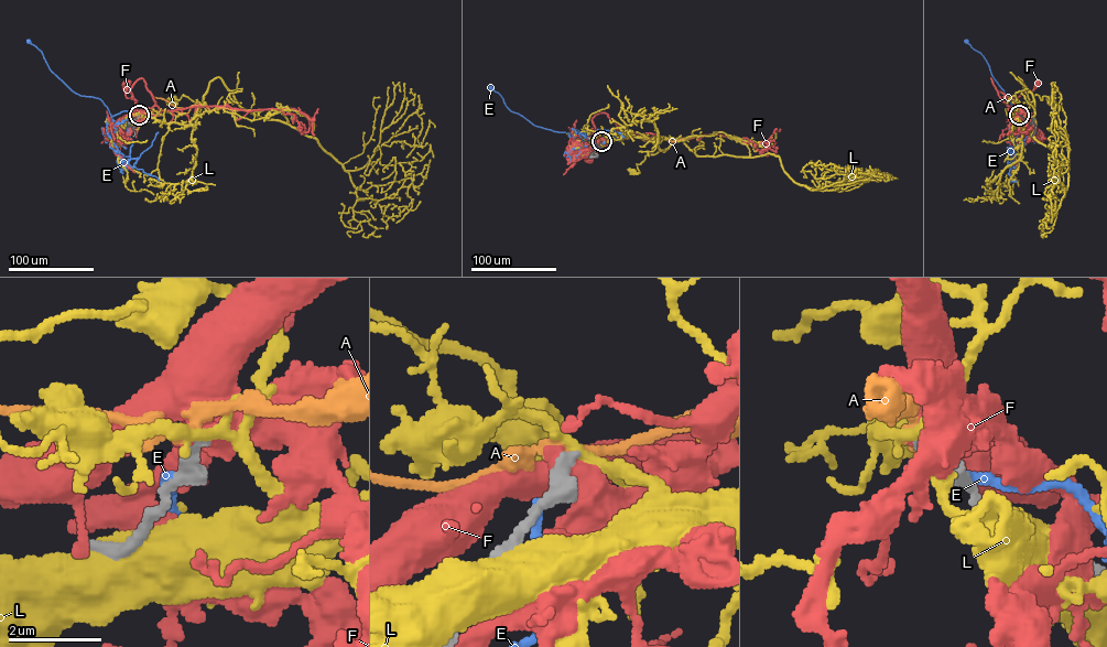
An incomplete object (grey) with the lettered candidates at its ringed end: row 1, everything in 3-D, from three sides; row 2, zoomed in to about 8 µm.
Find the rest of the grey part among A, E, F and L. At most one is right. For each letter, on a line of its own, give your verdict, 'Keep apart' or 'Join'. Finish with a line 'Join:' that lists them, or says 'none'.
A: Keep apart
E: Keep apart
F: Keep apart
L: Keep apart
Join: none

